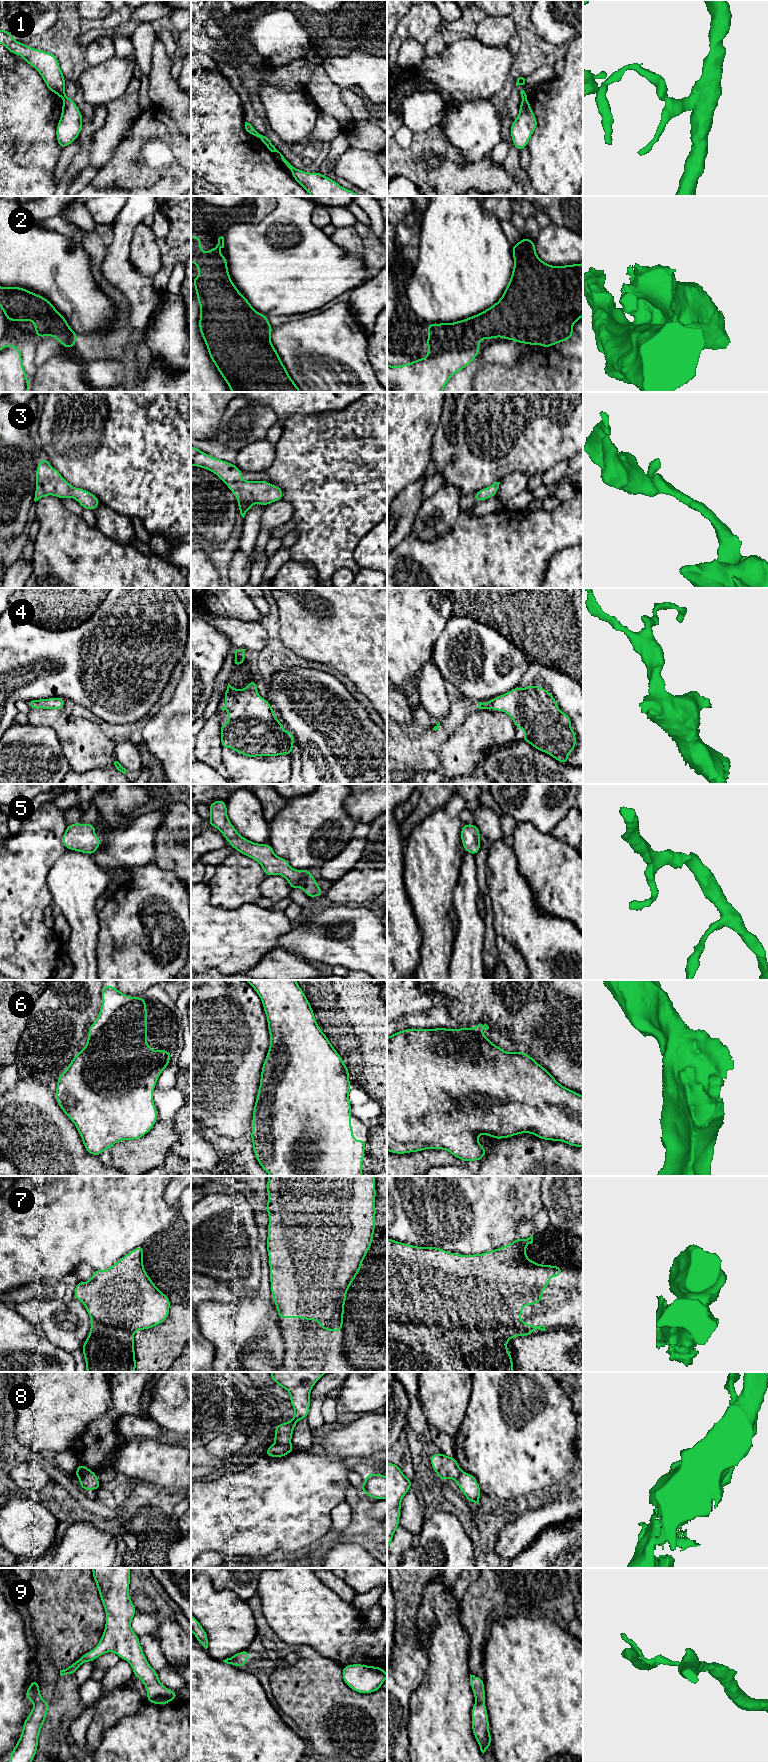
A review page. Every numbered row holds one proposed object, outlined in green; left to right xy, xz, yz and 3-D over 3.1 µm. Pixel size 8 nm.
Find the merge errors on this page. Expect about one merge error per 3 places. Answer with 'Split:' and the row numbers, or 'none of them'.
Split: 1, 8, 9

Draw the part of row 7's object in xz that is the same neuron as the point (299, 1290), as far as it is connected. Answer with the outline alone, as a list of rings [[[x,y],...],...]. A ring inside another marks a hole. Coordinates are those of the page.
[[[268,1176],[267,1194],[269,1224],[266,1248],[271,1295],[279,1318],[314,1320],[325,1332],[340,1332],[347,1291],[361,1271],[361,1264],[373,1241],[375,1176]]]

